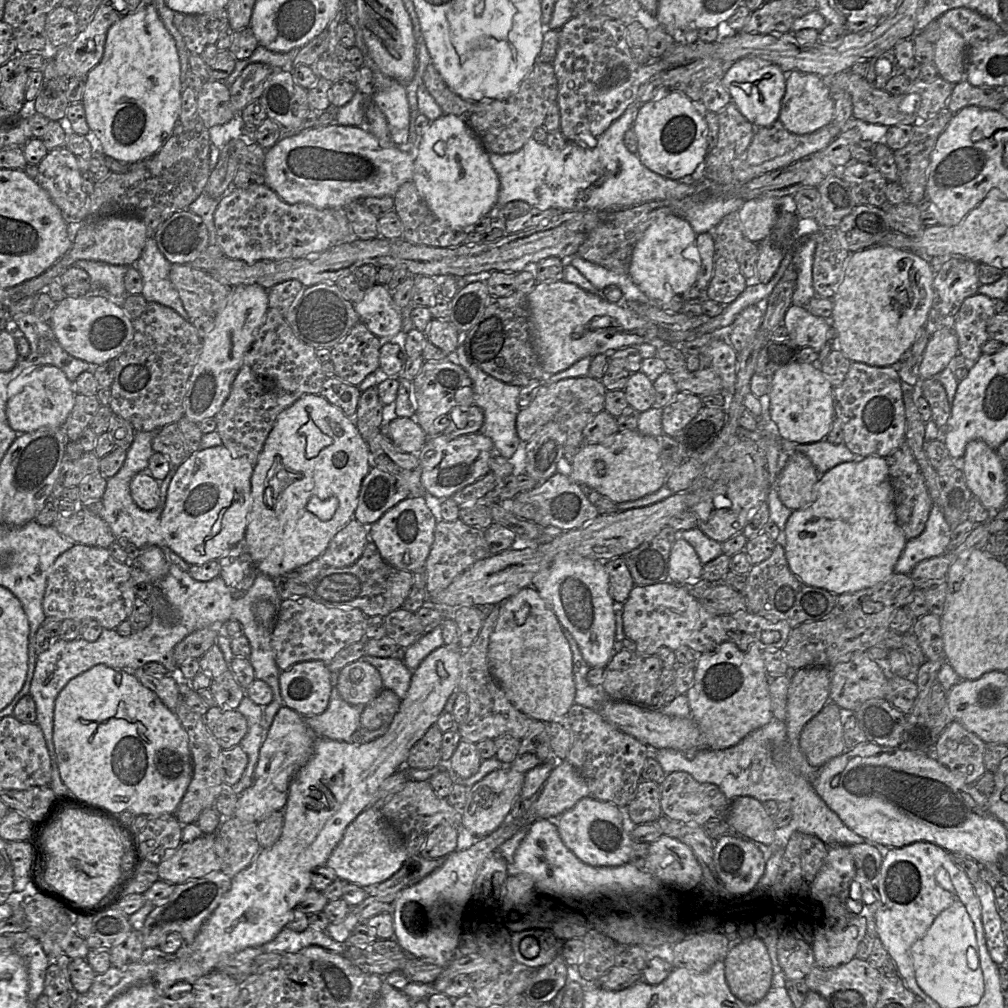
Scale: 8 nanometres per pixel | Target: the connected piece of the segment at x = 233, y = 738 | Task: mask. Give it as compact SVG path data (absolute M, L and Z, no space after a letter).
M214 705L203 715L206 726L222 749L239 745L247 733L246 718L237 709Z

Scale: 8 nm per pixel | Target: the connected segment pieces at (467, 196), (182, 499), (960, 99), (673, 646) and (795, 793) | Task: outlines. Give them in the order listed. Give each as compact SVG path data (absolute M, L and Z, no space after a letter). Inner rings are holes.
M443 114L431 121L427 129L418 138L412 182L418 194L433 214L452 229L463 229L469 233L469 227L489 212L498 198L499 178L489 160L489 152L468 126L465 119L452 114Z
M224 445L200 449L177 467L169 483L160 517L162 536L168 548L190 565L219 560L245 536L251 508L251 476L254 465L246 457L235 456Z
M966 79L955 84L947 102L953 113L967 106L999 110L1006 102L1005 97L994 87L973 86Z
M666 581L633 587L624 602L623 630L634 641L637 653L653 656L661 647L676 651L687 646L697 655L712 653L723 642L733 642L742 651L782 649L792 628L785 620L770 621L746 610L731 615L710 613L685 588Z
M775 718L752 731L738 744L723 750L700 748L695 752L681 752L675 749L662 748L653 750L649 757L655 758L664 773L683 771L690 774L700 783L716 785L729 801L741 796L753 797L761 803L775 800L787 803L792 811L792 820L785 828L777 828L777 837L789 839L794 832L811 834L827 846L862 844L866 840L850 830L827 804L815 792L811 783L793 773L787 764L786 723ZM759 770L762 776L759 782L753 782L750 774Z

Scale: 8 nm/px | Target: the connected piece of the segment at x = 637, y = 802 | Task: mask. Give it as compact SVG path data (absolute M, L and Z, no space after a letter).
M640 780L626 808L635 825L656 822L662 815L660 785L650 780Z

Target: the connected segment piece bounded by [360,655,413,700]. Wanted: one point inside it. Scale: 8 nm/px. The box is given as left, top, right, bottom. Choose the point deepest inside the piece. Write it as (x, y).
(396, 676)

